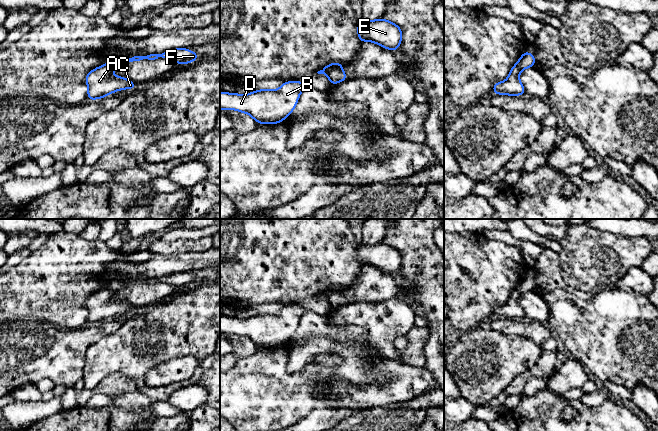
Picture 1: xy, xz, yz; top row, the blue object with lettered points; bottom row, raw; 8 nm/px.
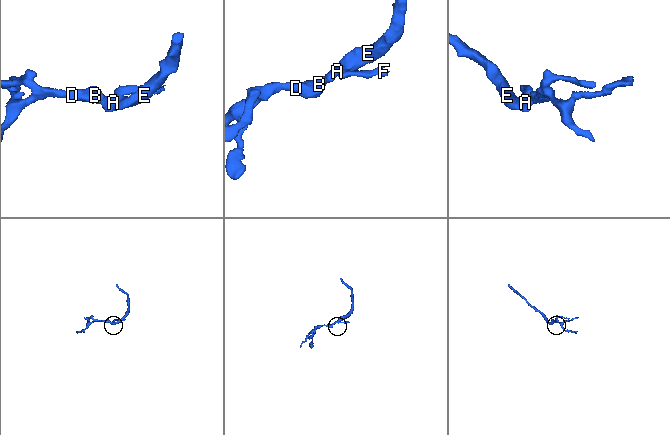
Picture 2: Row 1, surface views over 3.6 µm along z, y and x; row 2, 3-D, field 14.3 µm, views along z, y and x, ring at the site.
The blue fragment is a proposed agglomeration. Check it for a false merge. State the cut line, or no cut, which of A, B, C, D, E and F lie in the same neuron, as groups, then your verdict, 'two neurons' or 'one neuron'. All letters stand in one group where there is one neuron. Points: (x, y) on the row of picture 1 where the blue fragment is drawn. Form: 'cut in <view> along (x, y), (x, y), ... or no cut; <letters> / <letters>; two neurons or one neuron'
cut in xz along (342, 65), (332, 68), (326, 74); A B C D E / F; two neurons

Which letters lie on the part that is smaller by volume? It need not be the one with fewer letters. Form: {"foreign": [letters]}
{"foreign": ["F"]}

